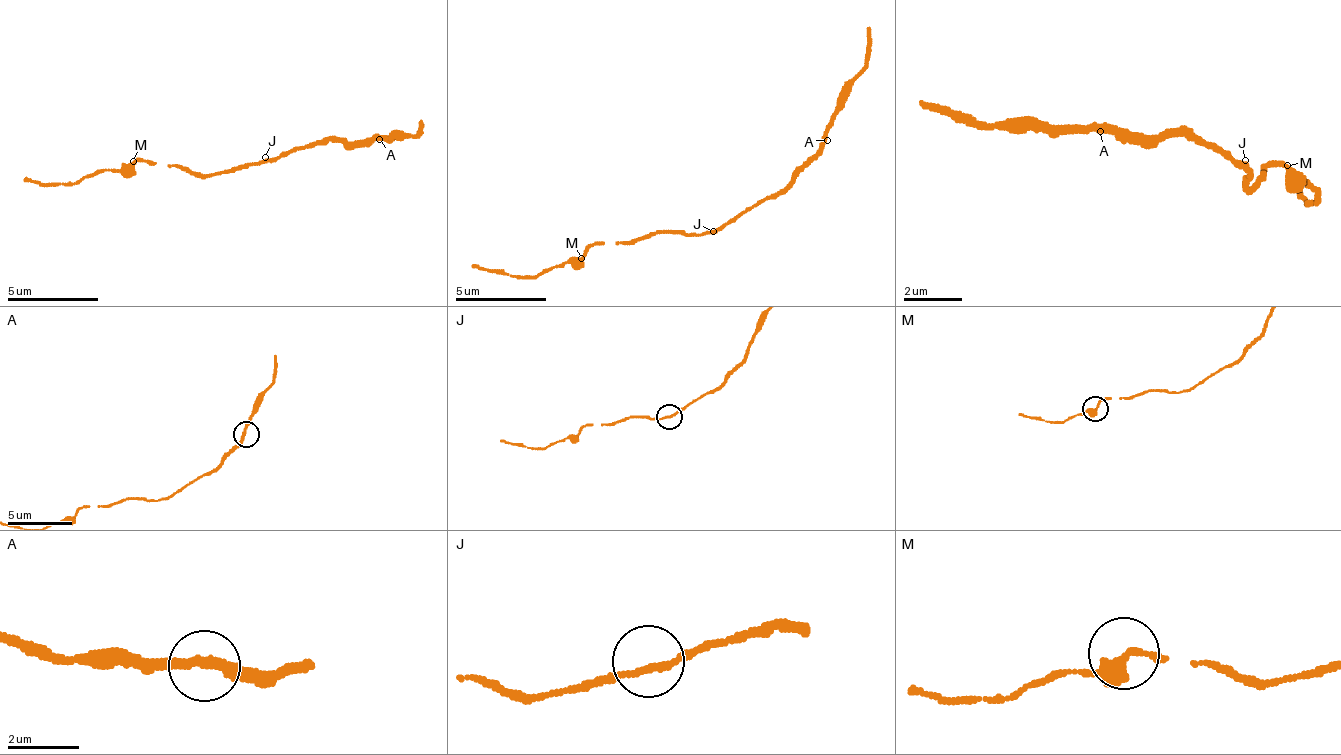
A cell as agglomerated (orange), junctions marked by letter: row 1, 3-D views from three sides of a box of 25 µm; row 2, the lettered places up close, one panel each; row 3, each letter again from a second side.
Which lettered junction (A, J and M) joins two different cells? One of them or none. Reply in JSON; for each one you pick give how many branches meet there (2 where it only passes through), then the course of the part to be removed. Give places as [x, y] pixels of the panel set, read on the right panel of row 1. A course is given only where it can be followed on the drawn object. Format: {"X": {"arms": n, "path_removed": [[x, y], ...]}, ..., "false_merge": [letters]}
{"false_merge": []}

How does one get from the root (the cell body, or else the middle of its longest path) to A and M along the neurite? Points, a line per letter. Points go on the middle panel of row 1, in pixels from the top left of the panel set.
A: (717, 231), (736, 222), (763, 199), (772, 199), (827, 140)
M: (717, 231), (704, 231), (699, 236), (649, 231), (635, 241), (589, 245), (580, 259)

